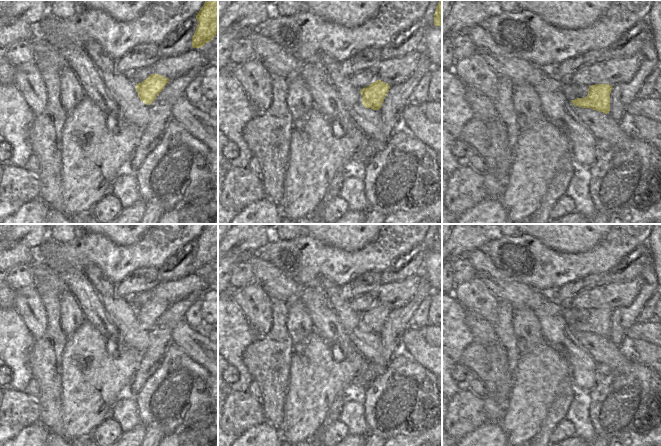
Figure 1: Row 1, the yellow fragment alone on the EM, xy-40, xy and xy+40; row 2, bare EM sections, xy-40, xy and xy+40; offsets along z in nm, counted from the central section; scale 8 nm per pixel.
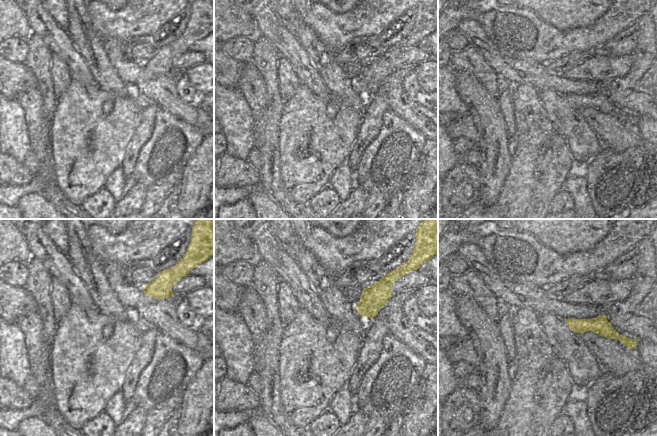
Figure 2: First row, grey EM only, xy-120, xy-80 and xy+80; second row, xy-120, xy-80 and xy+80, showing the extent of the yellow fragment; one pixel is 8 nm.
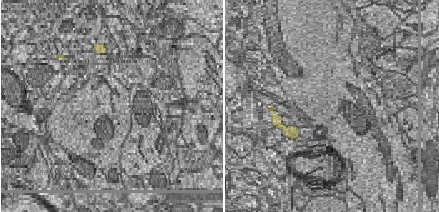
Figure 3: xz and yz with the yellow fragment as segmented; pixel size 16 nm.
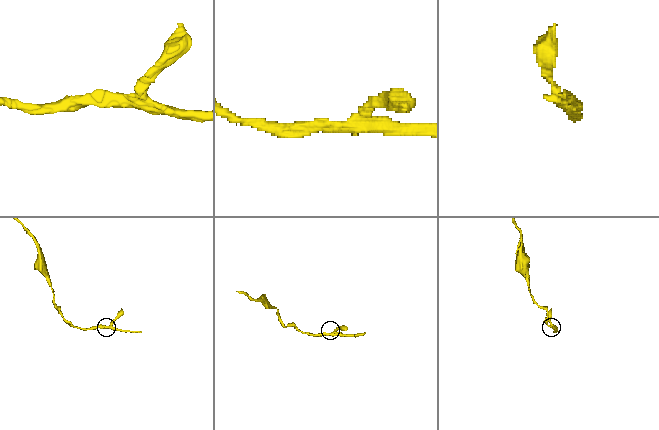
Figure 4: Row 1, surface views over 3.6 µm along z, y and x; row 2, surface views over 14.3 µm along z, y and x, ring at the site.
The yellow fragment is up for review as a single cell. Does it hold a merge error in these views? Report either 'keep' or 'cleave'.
keep

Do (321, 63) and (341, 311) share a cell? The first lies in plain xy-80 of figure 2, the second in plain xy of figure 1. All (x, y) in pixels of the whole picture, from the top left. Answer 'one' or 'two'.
one

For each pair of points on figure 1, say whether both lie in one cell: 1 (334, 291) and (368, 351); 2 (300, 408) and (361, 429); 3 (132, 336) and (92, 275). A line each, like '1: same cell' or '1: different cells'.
1: same cell
2: different cells
3: same cell

